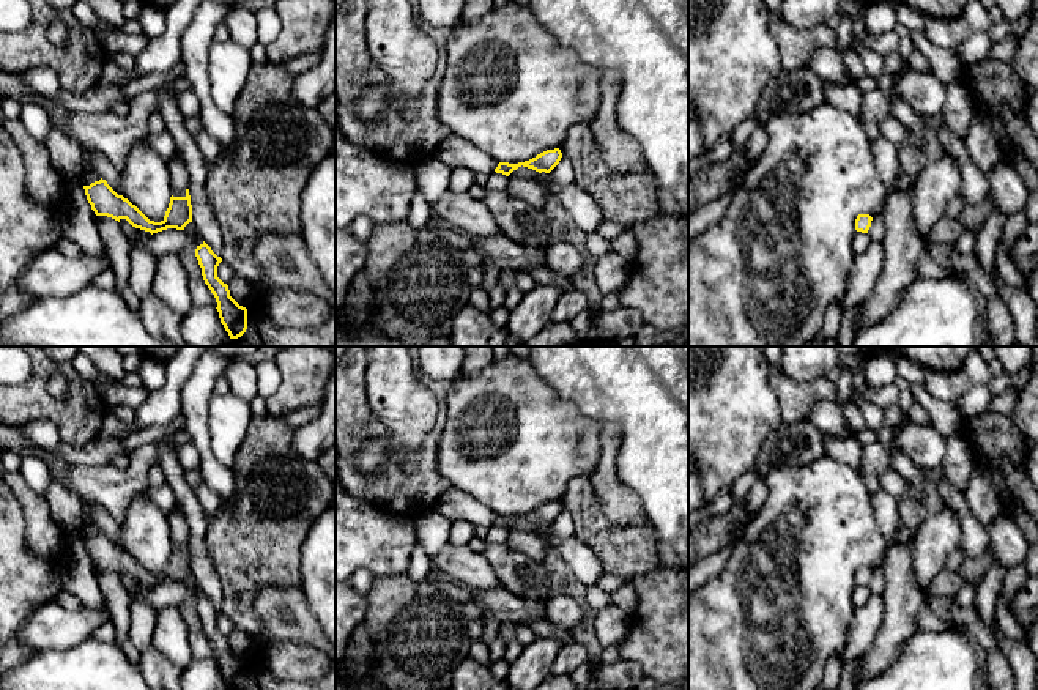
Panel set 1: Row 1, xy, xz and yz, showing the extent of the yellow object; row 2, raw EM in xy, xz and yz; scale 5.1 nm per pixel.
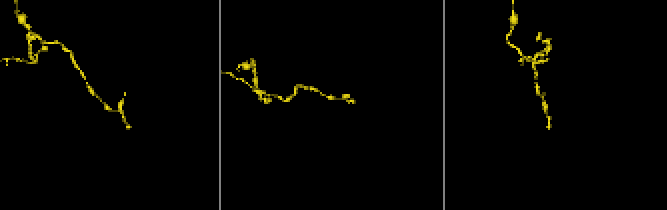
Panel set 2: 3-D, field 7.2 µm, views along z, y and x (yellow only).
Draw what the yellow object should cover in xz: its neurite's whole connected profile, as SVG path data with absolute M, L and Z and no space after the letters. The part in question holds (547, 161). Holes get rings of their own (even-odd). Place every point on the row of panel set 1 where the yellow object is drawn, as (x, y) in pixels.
M559 148L547 150L525 162L518 162L518 164L499 162L495 172L509 176L513 170L523 165L539 173L542 172L550 173L559 164L561 158L562 153Z

